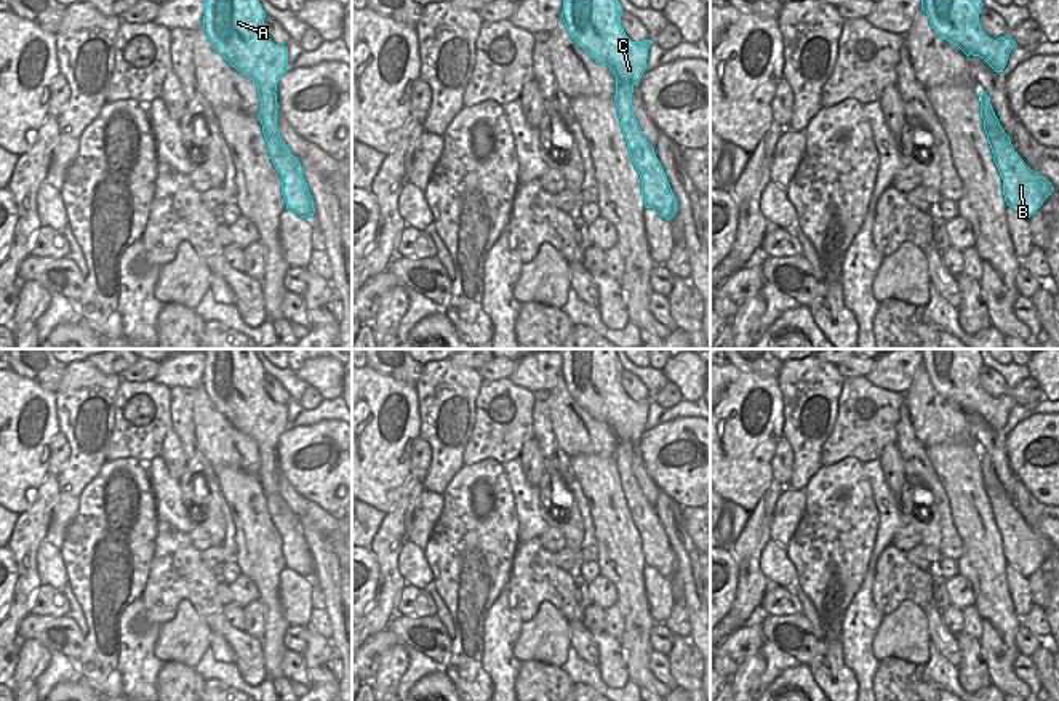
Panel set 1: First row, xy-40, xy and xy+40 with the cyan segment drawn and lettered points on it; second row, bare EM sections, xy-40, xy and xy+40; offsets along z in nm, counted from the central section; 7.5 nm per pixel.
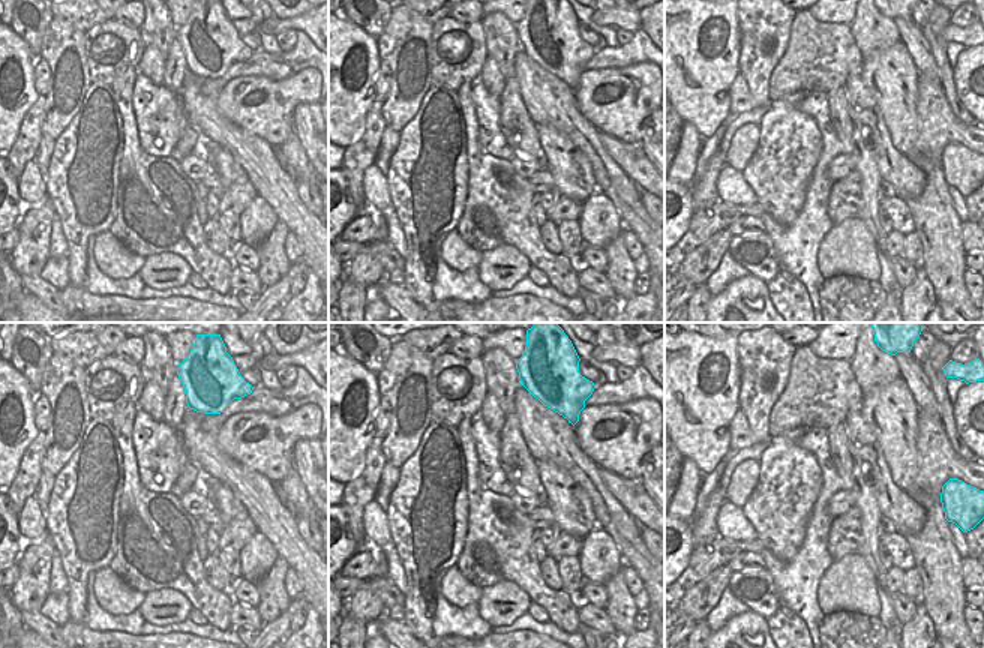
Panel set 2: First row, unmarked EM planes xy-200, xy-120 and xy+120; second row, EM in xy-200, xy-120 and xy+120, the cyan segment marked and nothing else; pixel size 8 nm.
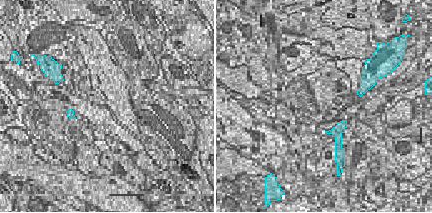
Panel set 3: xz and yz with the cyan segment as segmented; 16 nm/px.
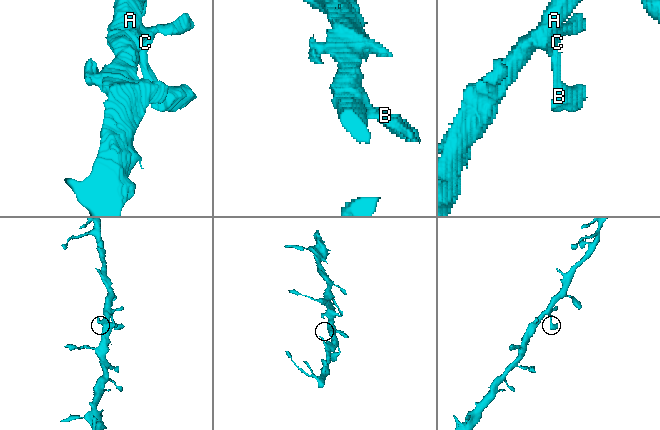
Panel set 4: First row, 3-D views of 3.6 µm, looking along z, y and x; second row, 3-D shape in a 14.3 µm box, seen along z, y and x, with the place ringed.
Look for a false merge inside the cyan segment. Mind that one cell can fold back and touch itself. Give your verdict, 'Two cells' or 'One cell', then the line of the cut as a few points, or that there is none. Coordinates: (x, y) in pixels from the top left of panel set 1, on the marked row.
One cell. No split.

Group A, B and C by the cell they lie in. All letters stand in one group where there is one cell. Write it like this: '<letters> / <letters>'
A B C

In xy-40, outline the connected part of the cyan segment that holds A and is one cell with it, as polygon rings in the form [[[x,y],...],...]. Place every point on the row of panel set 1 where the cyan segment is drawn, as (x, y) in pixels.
[[[205,0],[203,29],[219,54],[258,86],[258,114],[267,150],[282,176],[286,210],[301,218],[314,216],[314,200],[299,160],[277,128],[277,83],[288,70],[288,48],[275,45],[264,32],[266,13],[259,0]]]

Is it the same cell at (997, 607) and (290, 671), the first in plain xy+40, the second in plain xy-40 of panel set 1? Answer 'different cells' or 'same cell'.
different cells

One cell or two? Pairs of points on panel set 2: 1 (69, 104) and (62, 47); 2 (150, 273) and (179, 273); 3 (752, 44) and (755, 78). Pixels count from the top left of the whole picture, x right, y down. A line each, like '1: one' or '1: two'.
1: one
2: one
3: one

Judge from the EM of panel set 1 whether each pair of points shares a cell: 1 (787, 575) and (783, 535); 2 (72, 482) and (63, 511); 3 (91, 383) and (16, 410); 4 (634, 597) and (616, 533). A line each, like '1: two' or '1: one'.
1: two
2: two
3: two
4: one

